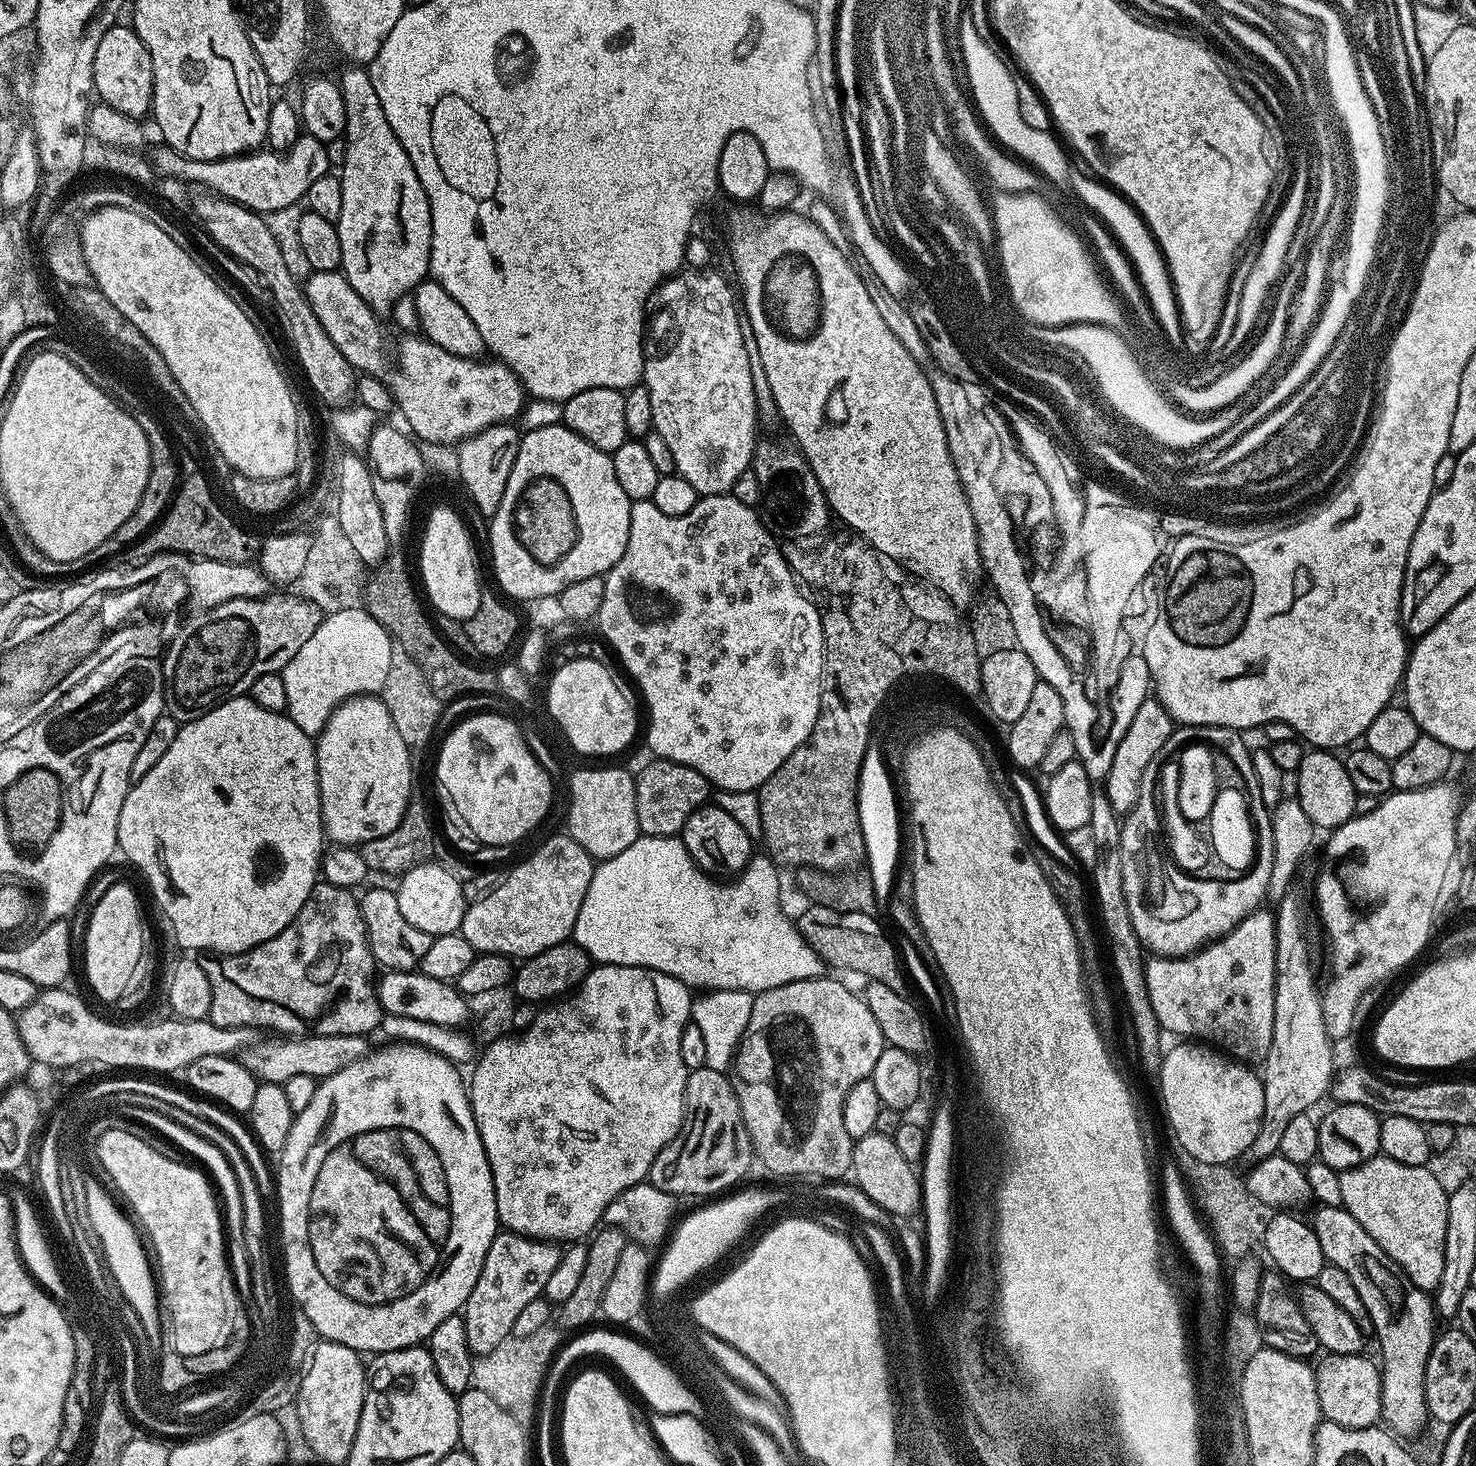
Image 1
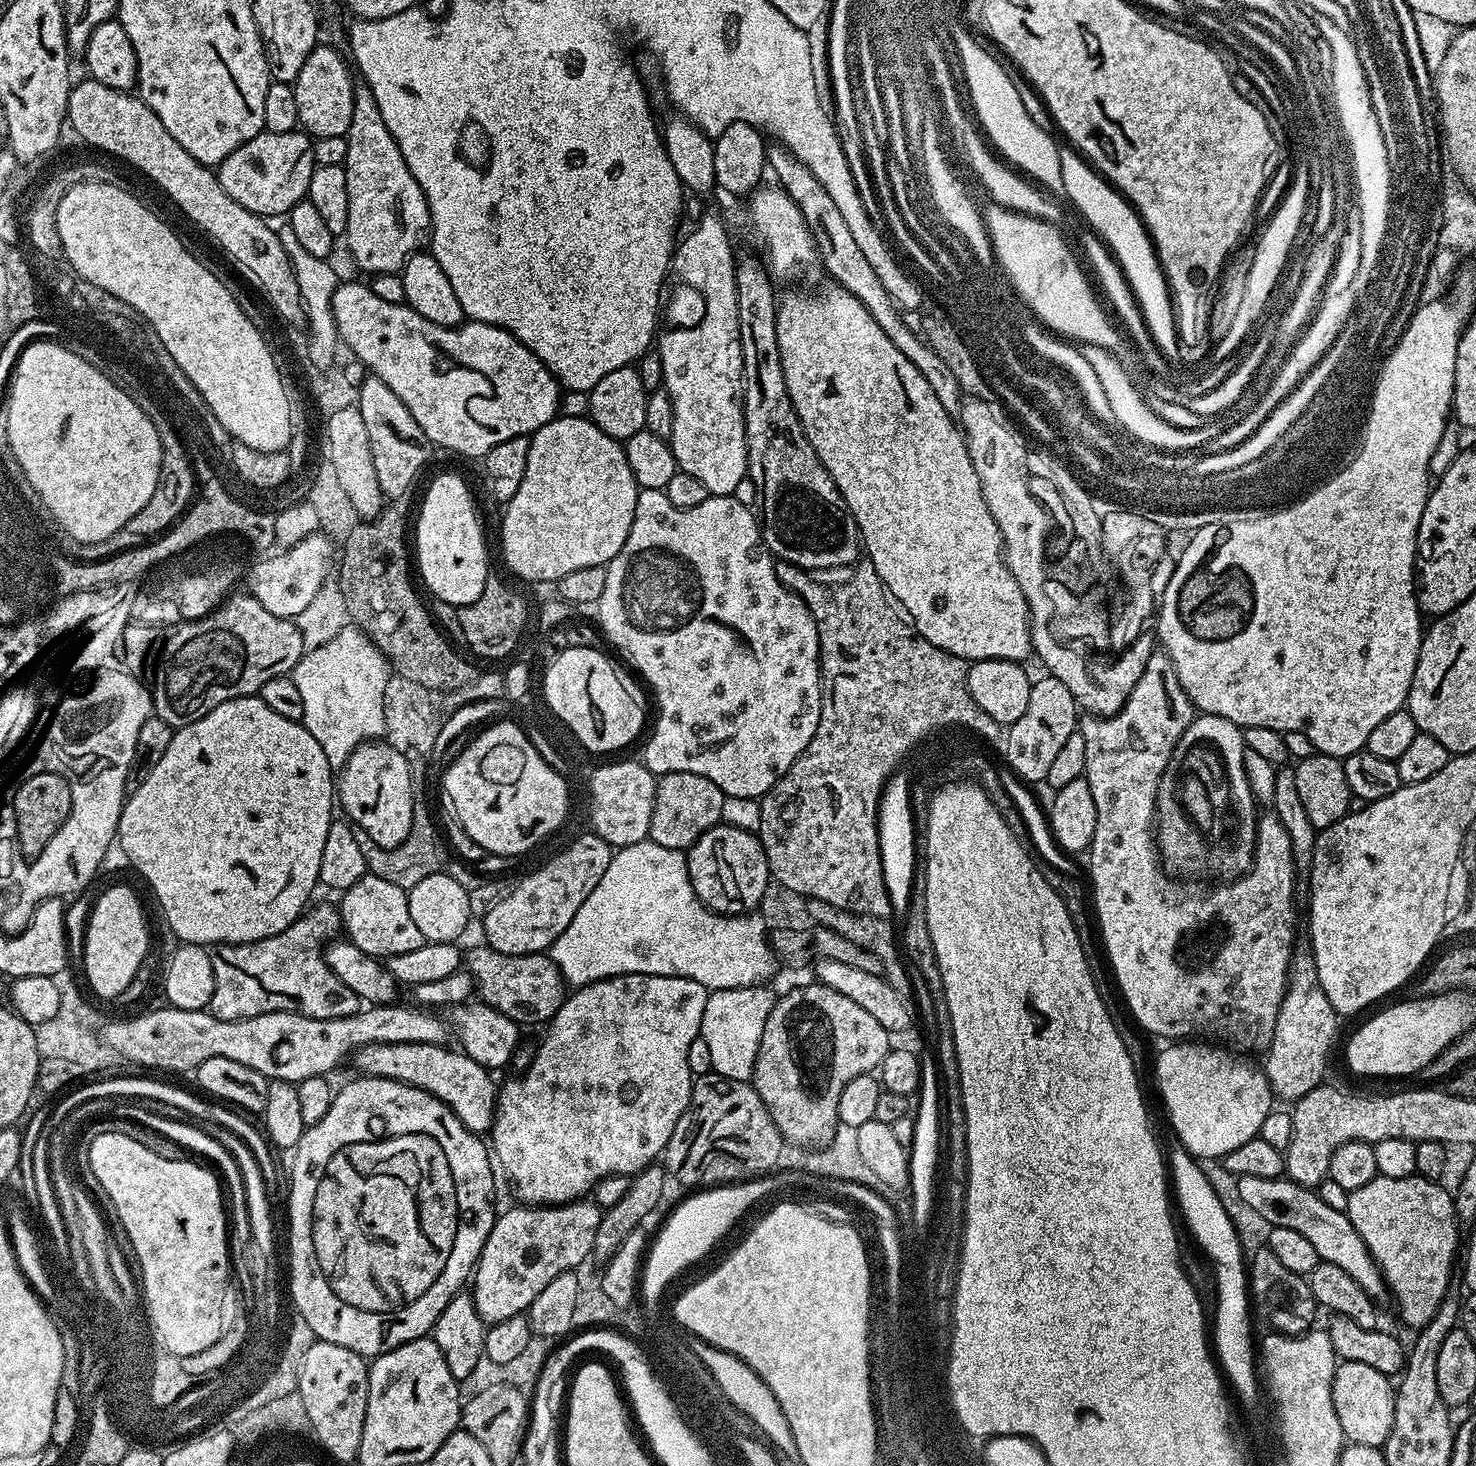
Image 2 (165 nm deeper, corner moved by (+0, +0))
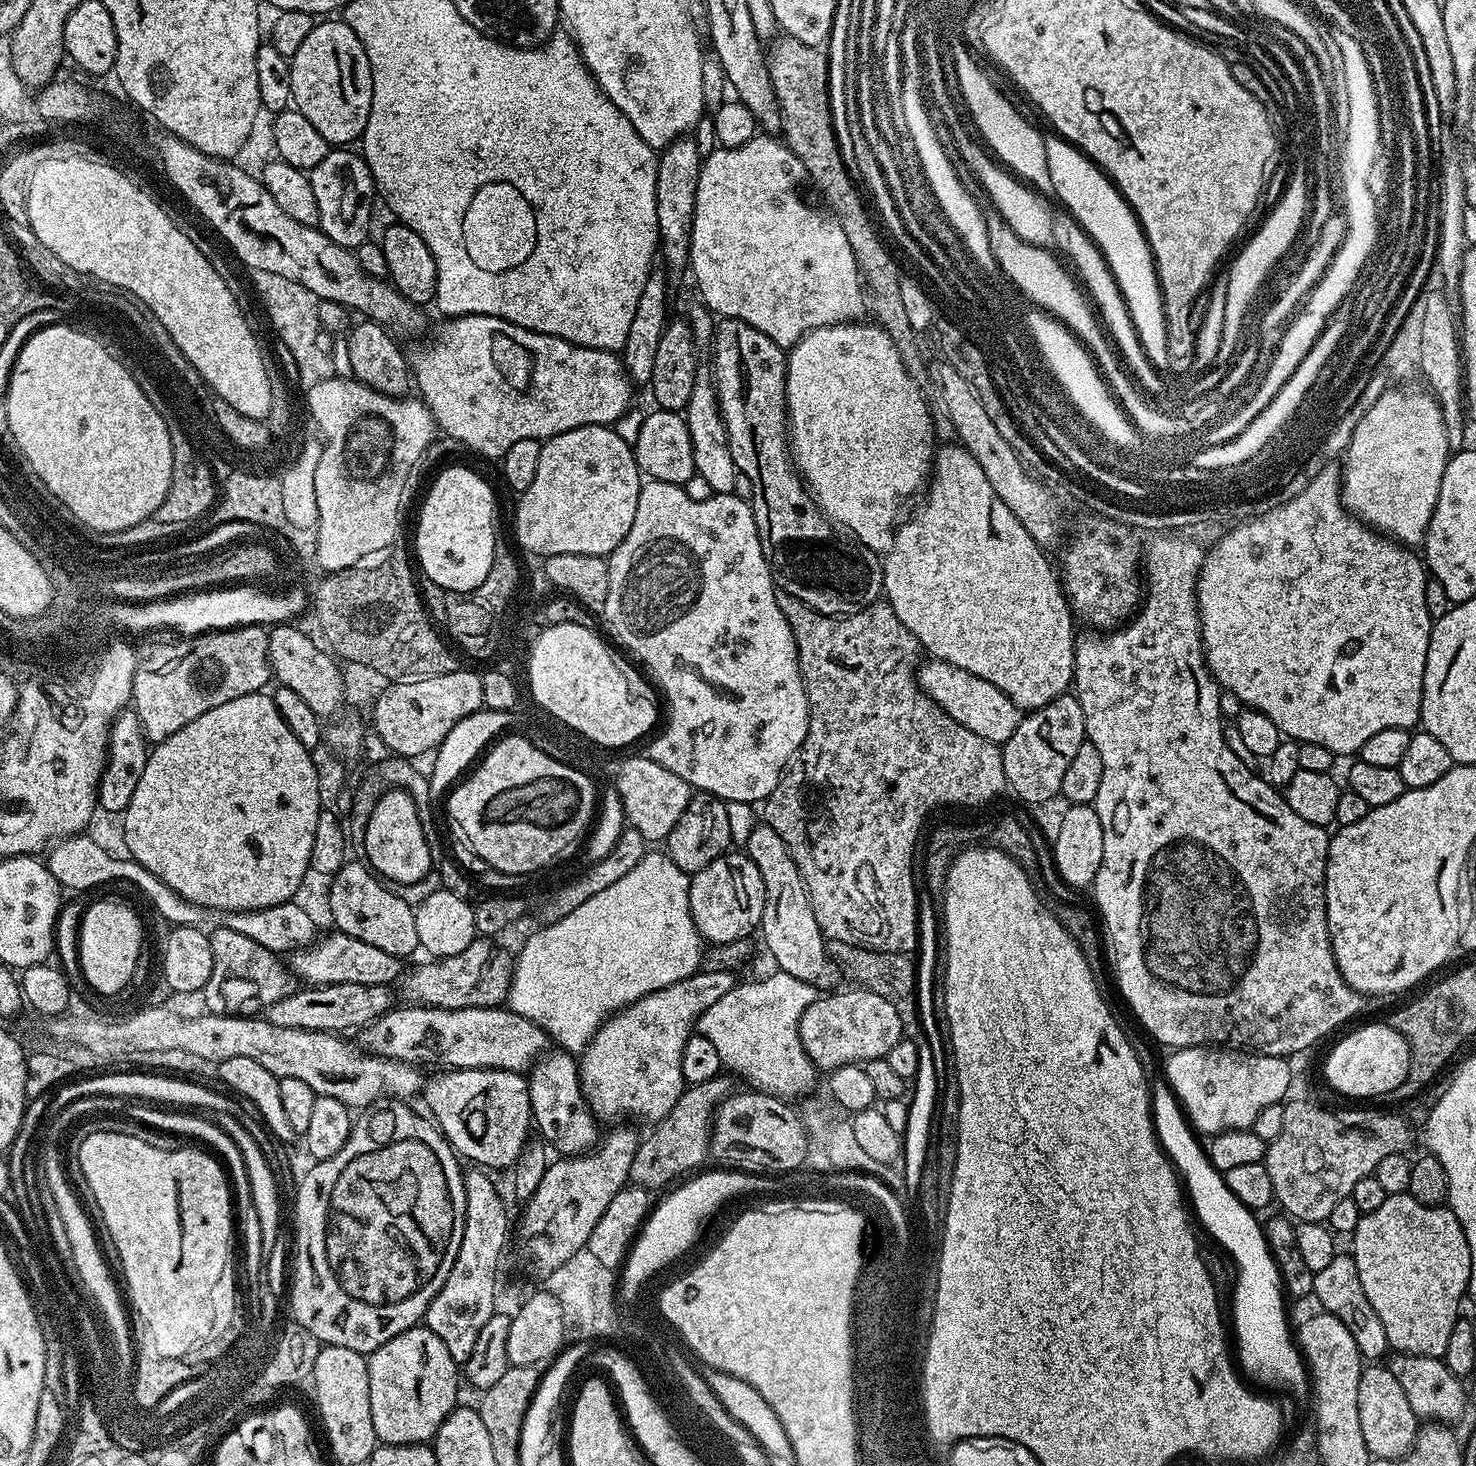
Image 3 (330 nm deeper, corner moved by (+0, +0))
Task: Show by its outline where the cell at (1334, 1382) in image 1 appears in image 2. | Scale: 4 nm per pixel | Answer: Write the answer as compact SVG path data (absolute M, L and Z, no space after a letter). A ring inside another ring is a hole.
M1340 1360L1334 1374L1332 1397L1334 1411L1338 1413L1338 1426L1342 1426L1345 1441L1383 1449L1394 1426L1396 1394L1393 1381L1362 1362Z

